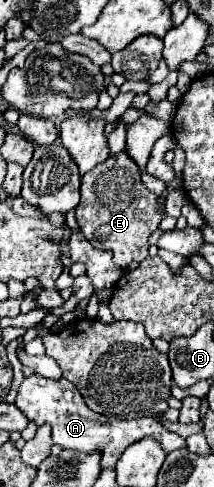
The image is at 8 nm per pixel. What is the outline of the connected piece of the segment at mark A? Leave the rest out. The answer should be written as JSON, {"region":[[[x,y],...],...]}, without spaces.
{"region":[[[34,373],[20,383],[18,395],[16,395],[16,405],[28,417],[28,421],[34,421],[36,425],[42,425],[42,423],[52,425],[52,439],[62,449],[74,449],[74,451],[86,451],[86,453],[102,451],[102,467],[104,469],[114,467],[116,461],[120,459],[120,455],[124,453],[124,449],[144,437],[152,437],[152,439],[160,441],[160,445],[168,453],[174,449],[186,447],[186,441],[180,435],[166,431],[152,417],[122,421],[122,419],[110,419],[110,417],[90,411],[90,407],[86,407],[78,389],[68,379],[52,381],[52,379],[42,379],[40,375]]]}

